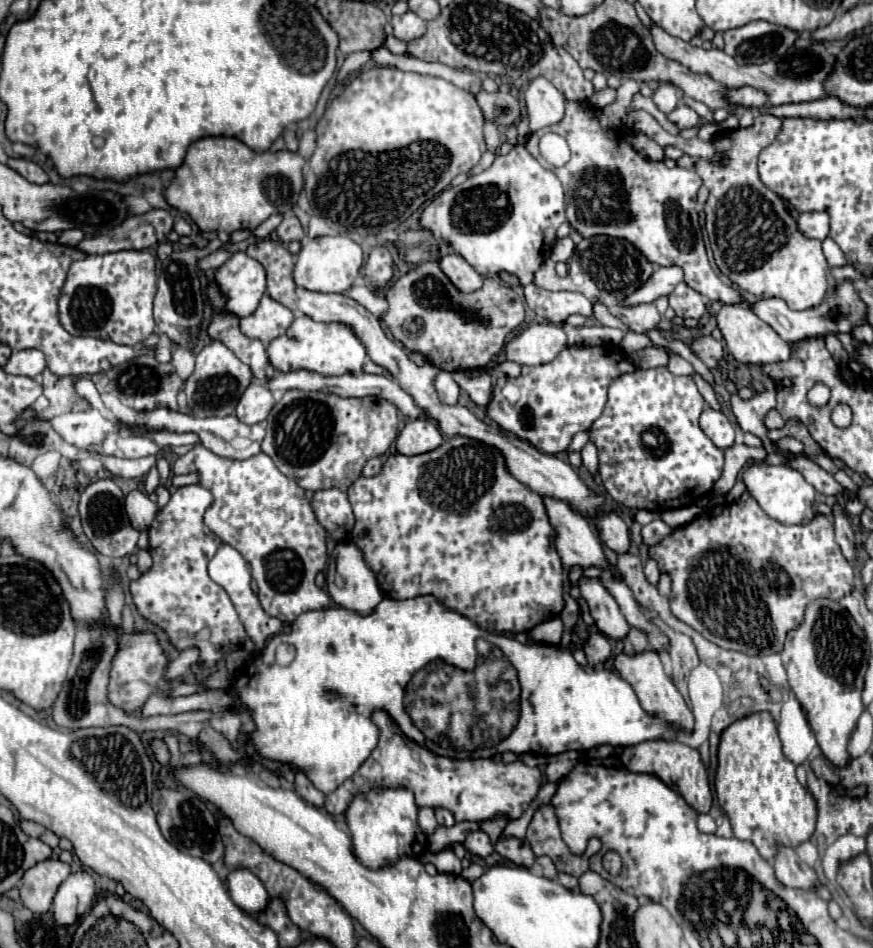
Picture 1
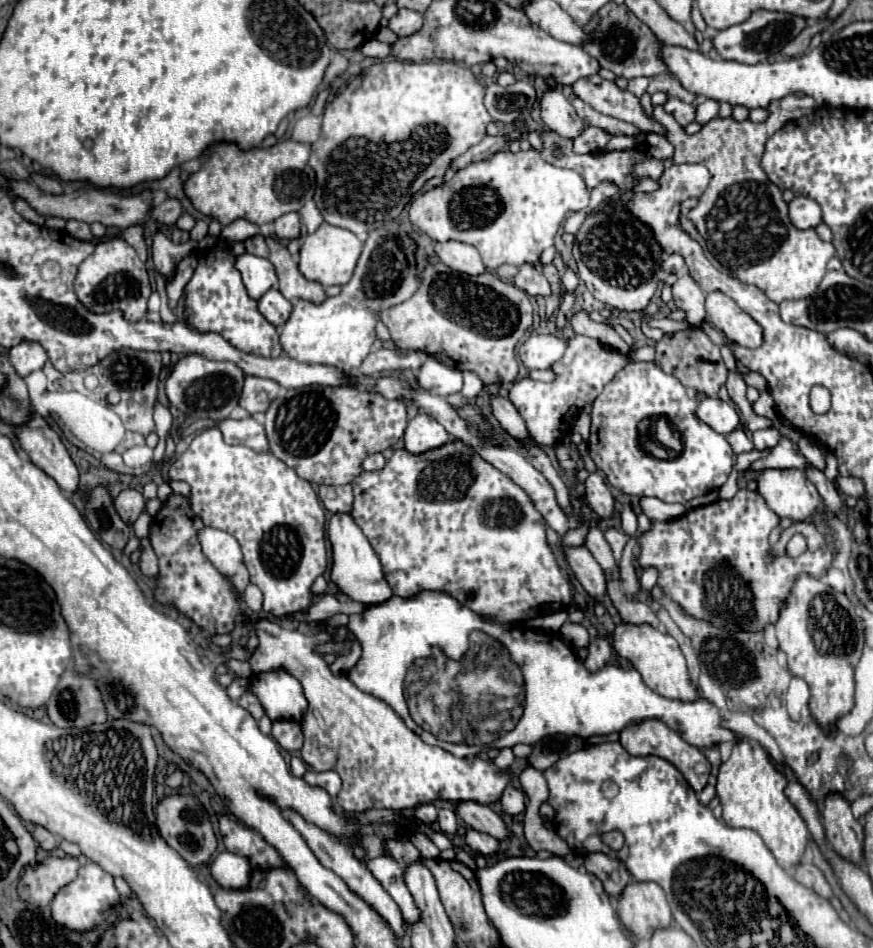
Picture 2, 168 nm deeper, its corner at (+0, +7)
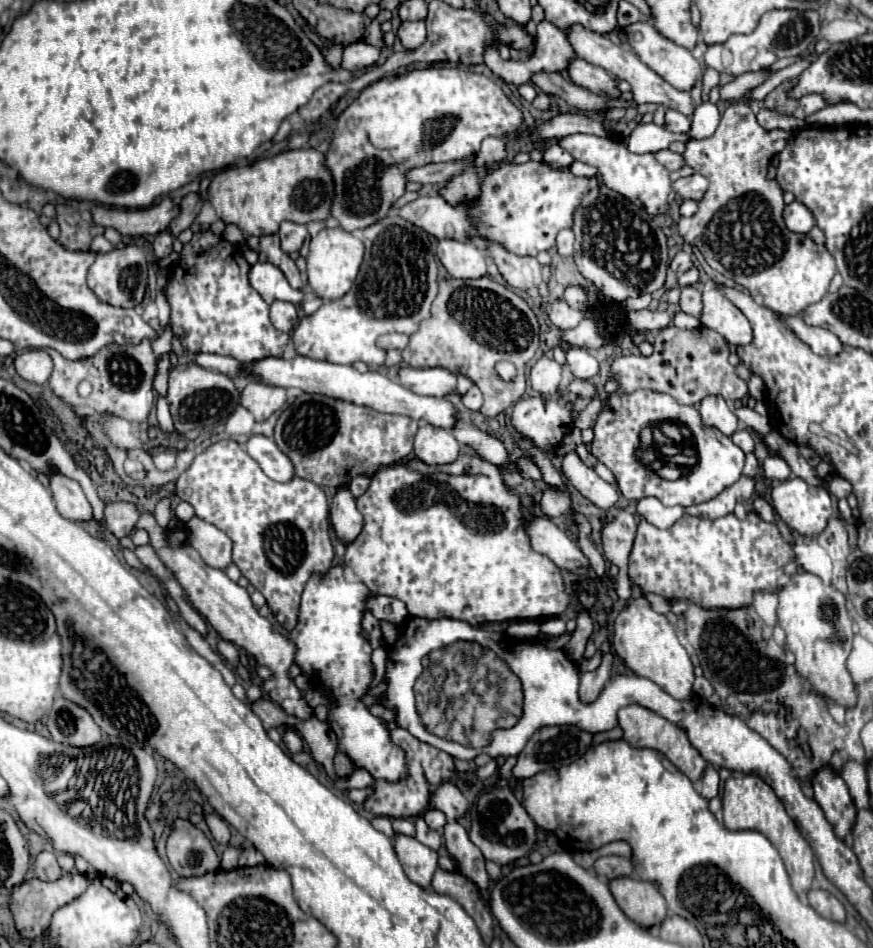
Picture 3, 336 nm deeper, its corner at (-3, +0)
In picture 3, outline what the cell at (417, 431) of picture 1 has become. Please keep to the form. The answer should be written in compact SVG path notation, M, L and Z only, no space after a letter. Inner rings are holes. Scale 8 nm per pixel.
M424 424L414 438L414 454L430 466L450 464L458 458L460 444L452 432Z

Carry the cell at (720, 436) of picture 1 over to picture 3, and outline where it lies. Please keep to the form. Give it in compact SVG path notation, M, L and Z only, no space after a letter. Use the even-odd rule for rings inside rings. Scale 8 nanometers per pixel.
M706 396L702 402L700 402L700 408L698 408L700 416L702 416L702 422L706 426L712 426L712 428L718 428L722 434L726 436L732 436L736 430L738 430L738 418L736 414L728 408L726 400L722 400L722 396Z

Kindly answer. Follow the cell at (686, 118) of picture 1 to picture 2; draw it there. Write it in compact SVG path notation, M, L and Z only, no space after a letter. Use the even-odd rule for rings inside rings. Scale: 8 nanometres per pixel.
M669 97L667 103L663 105L663 109L667 113L671 113L679 121L679 125L683 125L683 127L687 127L691 121L695 121L695 107L689 103L683 103L677 97Z

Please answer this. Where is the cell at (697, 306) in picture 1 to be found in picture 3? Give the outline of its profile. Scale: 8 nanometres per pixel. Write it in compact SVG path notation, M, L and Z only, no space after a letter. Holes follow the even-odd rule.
M686 286L682 288L682 298L680 298L680 310L692 316L700 316L702 310L702 298L696 286Z

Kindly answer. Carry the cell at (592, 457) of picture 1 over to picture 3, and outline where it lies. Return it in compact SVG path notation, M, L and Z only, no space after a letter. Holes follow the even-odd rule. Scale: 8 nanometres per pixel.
M568 452L562 458L562 472L568 482L588 500L600 508L614 508L618 502L618 492L612 484L604 482L594 468L590 468L576 452Z

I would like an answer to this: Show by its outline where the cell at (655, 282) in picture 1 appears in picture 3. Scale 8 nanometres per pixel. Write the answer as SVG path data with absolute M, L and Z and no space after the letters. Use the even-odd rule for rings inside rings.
M680 250L680 252L672 258L672 262L670 262L670 268L672 268L674 272L678 272L678 274L686 272L686 270L692 268L692 266L694 266L694 264L692 264L692 258L690 258L690 254L684 252L684 250Z

